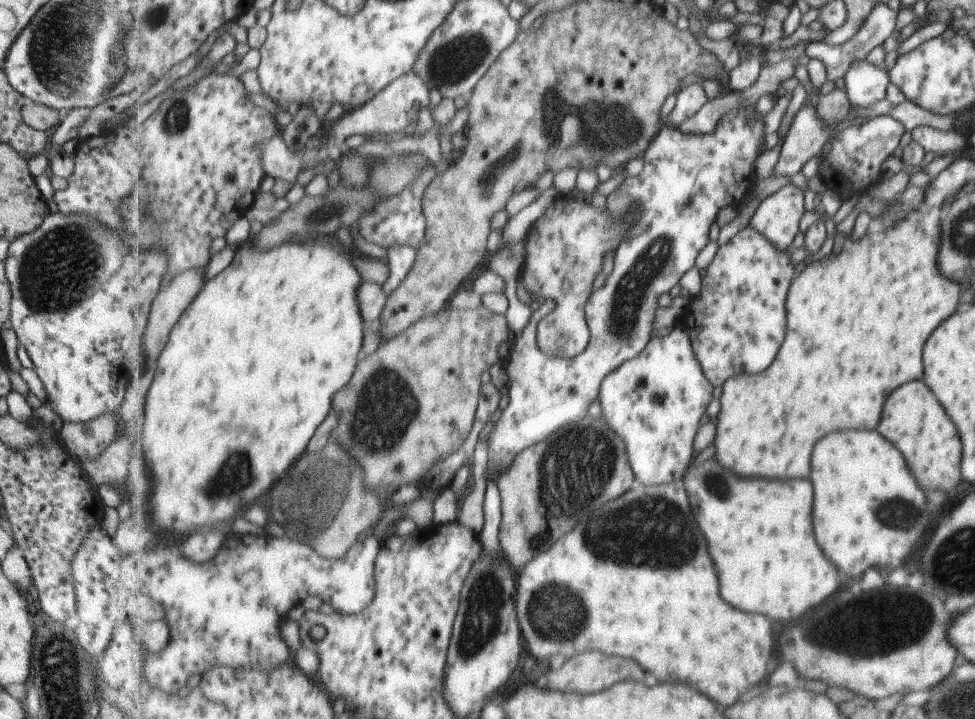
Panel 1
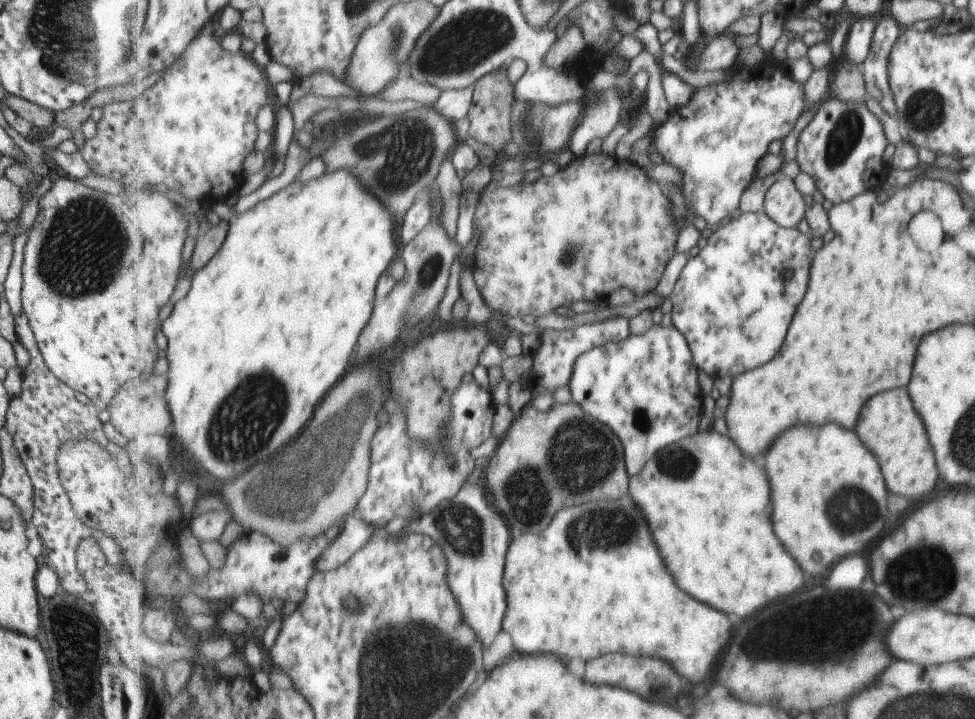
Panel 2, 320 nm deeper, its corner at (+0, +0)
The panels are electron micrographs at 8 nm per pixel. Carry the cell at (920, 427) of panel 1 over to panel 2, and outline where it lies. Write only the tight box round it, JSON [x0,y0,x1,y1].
[853,388,937,496]

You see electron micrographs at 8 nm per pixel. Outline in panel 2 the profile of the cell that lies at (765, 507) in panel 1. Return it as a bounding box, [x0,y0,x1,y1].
[628,429,803,618]

